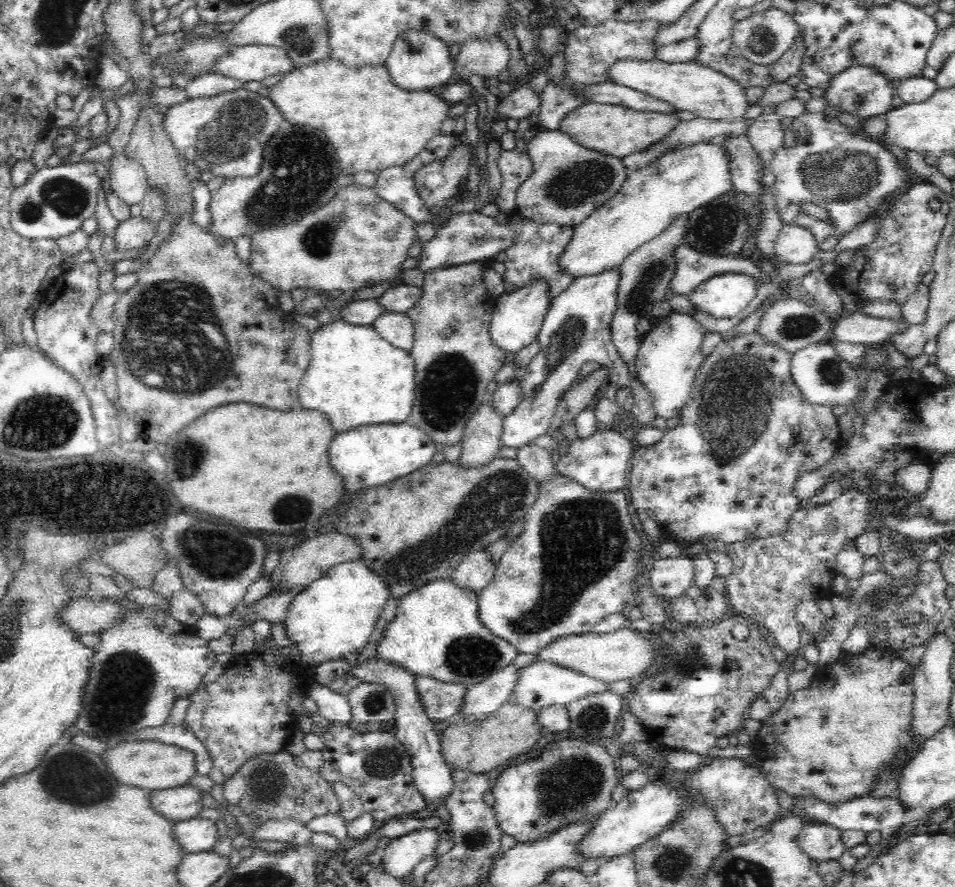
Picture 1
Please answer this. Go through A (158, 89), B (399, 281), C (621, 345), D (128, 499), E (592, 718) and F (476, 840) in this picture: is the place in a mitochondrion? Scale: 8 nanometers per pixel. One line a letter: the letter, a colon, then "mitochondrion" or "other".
A: other
B: other
C: other
D: other
E: mitochondrion
F: mitochondrion

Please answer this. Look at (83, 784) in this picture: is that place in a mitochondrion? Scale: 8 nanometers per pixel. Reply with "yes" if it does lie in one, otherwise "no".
yes

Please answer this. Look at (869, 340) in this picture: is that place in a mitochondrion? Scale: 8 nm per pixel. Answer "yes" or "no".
no

